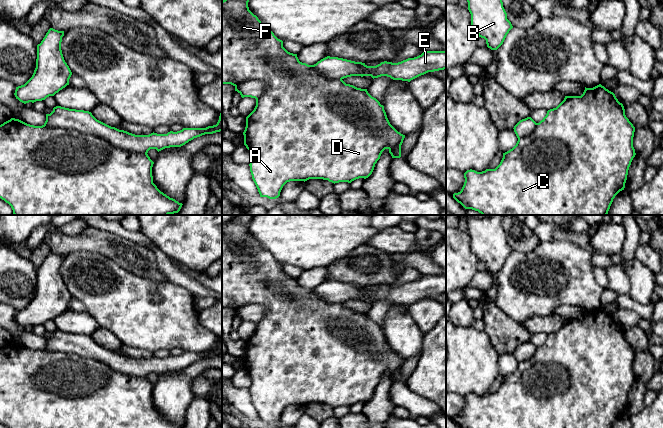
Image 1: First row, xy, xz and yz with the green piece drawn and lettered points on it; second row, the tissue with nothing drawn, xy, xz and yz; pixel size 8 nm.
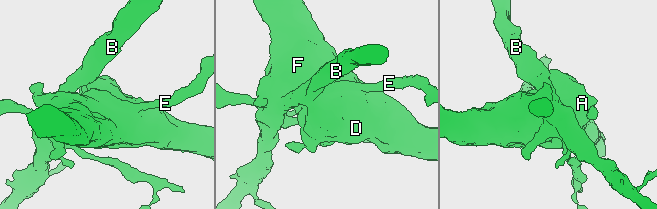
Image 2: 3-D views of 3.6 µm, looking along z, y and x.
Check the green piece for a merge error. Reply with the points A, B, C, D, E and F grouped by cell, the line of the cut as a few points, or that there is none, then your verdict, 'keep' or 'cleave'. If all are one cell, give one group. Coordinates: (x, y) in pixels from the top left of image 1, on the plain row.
A B C D F / E | xy (42, 349), (70, 352), (95, 358), (118, 371), (146, 377) | cleave

